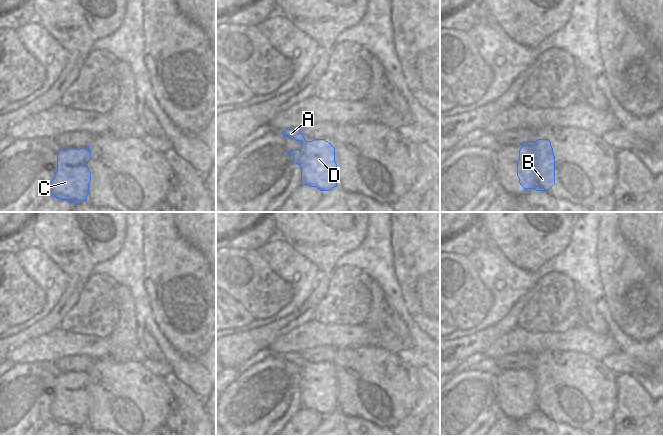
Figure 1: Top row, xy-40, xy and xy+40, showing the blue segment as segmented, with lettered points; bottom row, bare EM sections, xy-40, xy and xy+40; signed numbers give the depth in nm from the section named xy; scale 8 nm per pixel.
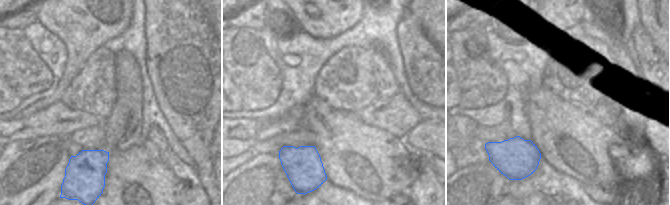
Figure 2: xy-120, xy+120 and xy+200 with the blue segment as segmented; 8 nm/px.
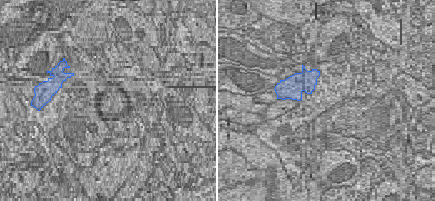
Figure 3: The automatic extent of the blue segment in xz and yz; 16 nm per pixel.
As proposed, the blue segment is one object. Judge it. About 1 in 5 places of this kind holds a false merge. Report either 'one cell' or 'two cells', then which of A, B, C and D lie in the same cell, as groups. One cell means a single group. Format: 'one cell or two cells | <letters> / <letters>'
one cell | A B C D

